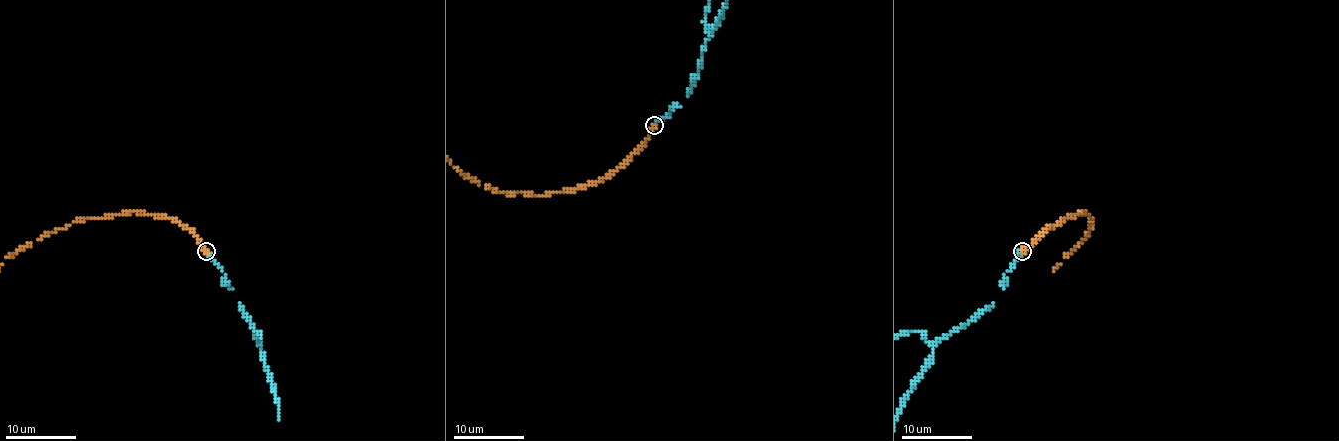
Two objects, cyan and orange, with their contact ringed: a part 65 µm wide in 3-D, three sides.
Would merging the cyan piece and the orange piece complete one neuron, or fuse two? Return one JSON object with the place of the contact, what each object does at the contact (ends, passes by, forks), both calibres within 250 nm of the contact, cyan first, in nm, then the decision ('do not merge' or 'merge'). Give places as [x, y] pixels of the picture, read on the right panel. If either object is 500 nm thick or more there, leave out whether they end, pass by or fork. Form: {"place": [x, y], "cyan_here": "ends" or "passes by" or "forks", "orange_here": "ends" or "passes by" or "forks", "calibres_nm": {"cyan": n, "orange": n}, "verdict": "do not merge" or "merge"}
{"place": [1022, 251], "cyan_here": "ends", "orange_here": "ends", "calibres_nm": {"cyan": 240, "orange": 400}, "verdict": "do not merge"}

